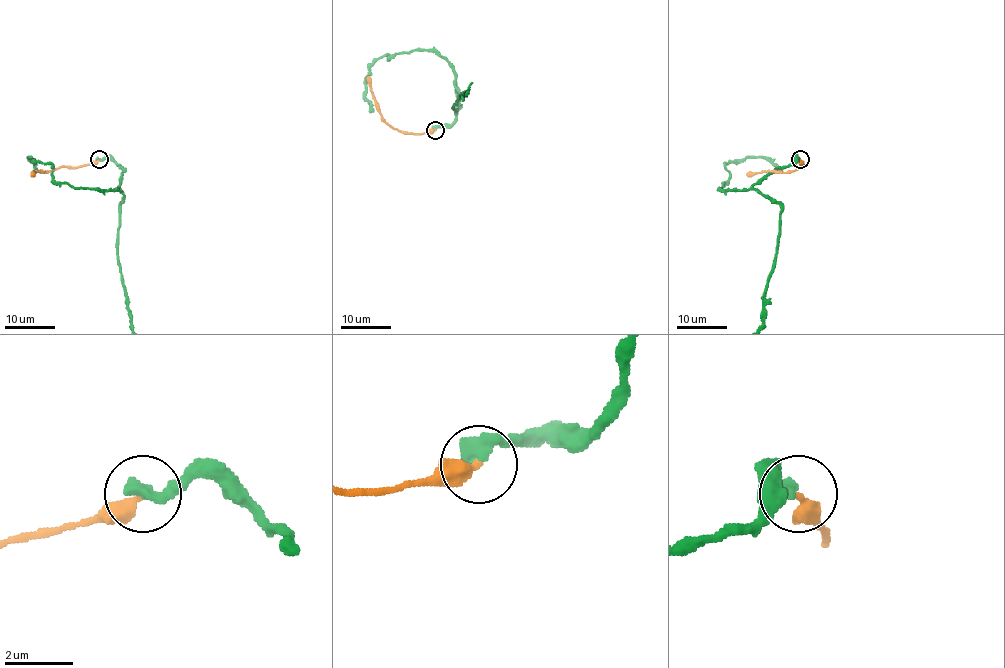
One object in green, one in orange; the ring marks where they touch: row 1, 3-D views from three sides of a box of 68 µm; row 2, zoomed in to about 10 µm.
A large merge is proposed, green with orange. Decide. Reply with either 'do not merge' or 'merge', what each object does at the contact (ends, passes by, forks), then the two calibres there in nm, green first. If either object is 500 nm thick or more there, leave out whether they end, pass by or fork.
do not merge; calibres 500 and 380 nm

